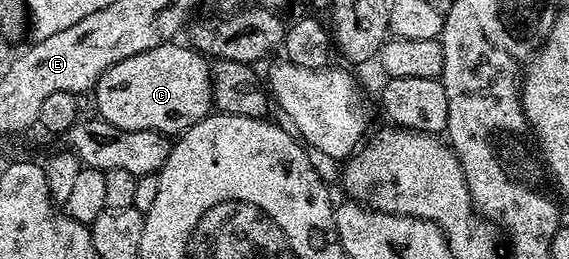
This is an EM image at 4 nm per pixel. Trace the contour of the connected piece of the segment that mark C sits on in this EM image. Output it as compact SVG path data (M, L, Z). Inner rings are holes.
M174 40L165 42L108 68L92 91L98 105L97 117L128 132L151 130L178 136L211 113L214 104L211 63L189 45L178 44Z

